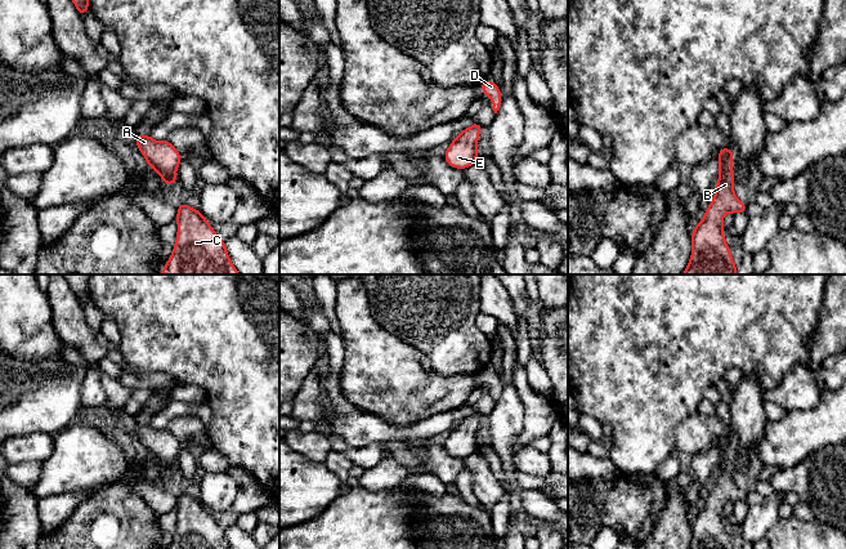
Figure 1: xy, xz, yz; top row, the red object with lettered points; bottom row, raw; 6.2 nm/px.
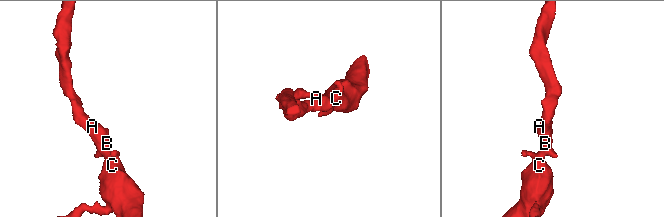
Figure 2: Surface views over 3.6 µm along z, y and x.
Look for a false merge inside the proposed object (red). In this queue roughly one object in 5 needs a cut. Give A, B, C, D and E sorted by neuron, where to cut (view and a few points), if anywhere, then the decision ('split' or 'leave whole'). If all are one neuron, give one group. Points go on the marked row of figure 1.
groups A B C D E; cut none; leave whole

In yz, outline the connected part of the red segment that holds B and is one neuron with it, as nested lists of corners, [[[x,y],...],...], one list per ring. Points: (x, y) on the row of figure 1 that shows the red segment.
[[[719,149],[719,180],[713,201],[691,232],[693,250],[682,274],[737,274],[722,222],[726,213],[746,213],[748,205],[734,193],[733,157],[733,149]]]

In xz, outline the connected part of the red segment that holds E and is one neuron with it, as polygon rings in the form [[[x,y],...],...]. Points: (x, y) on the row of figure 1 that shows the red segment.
[[[474,122],[470,128],[462,130],[449,144],[443,155],[447,164],[456,169],[467,169],[476,162],[480,153],[476,149],[482,124]]]

